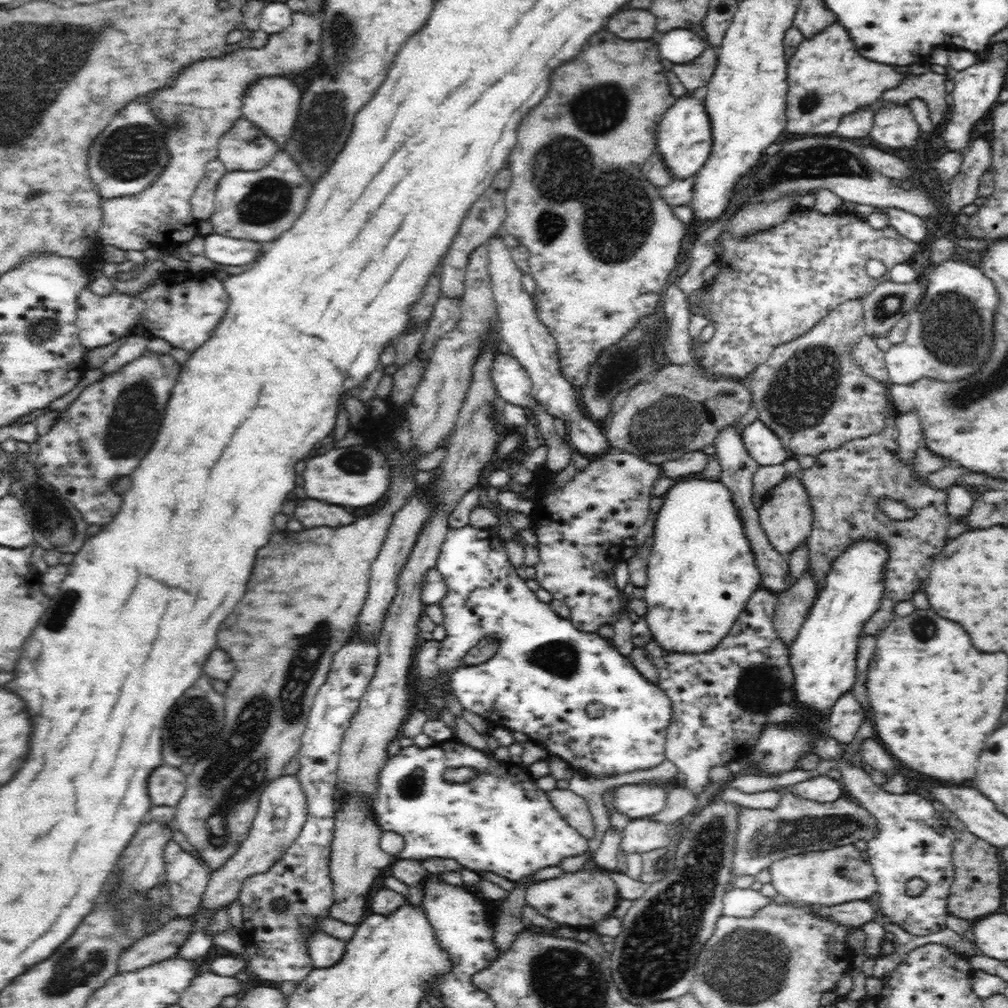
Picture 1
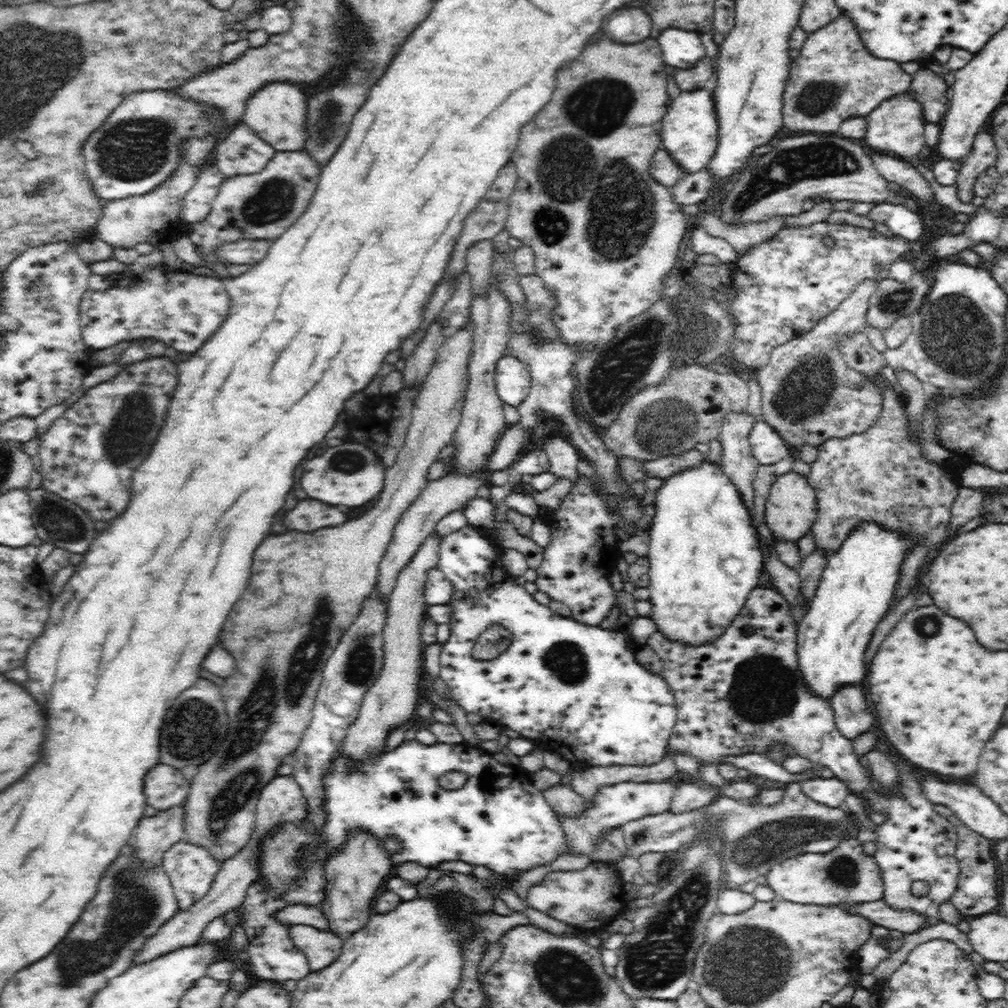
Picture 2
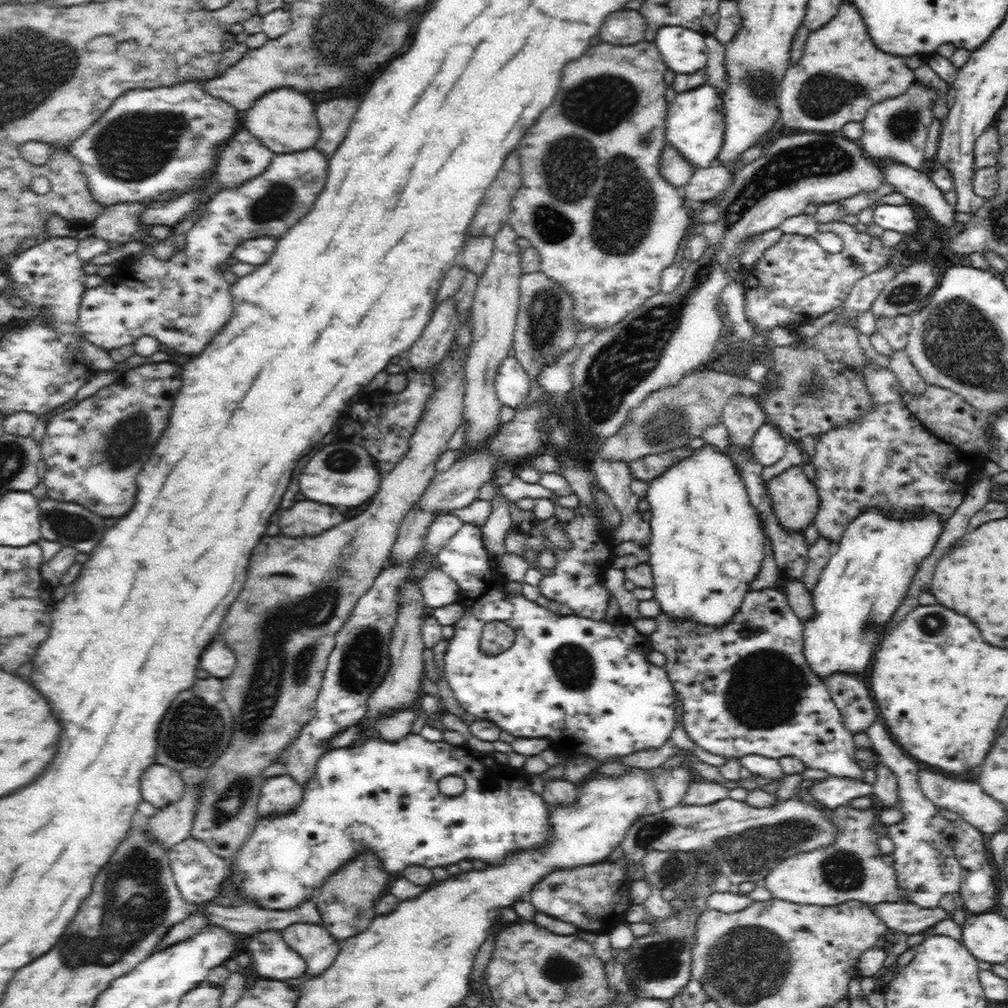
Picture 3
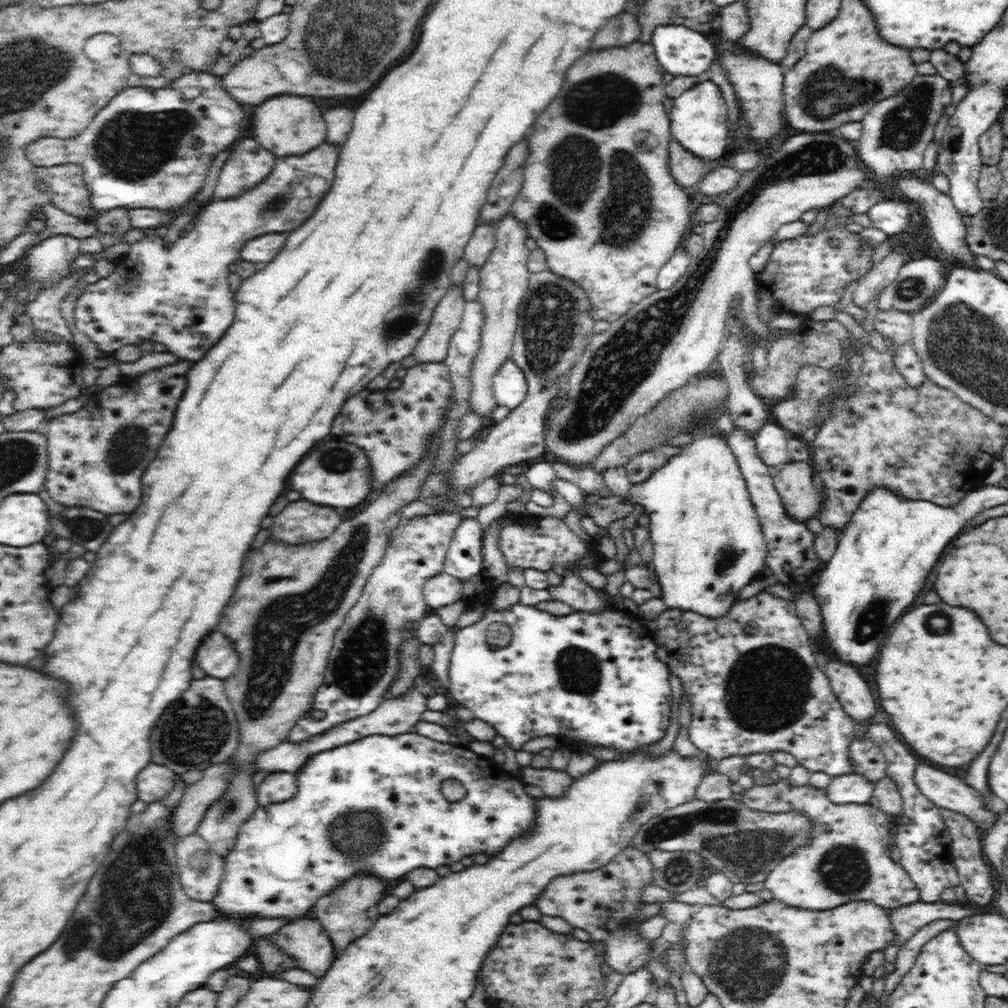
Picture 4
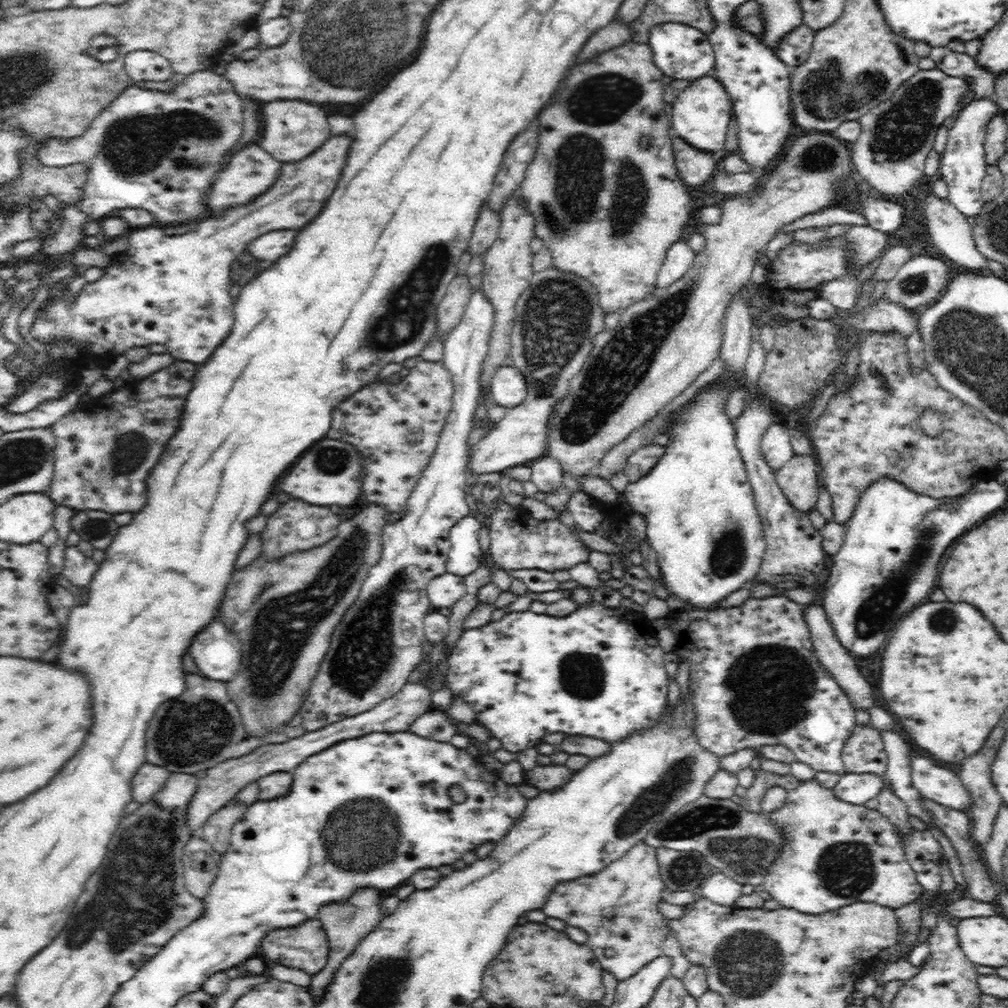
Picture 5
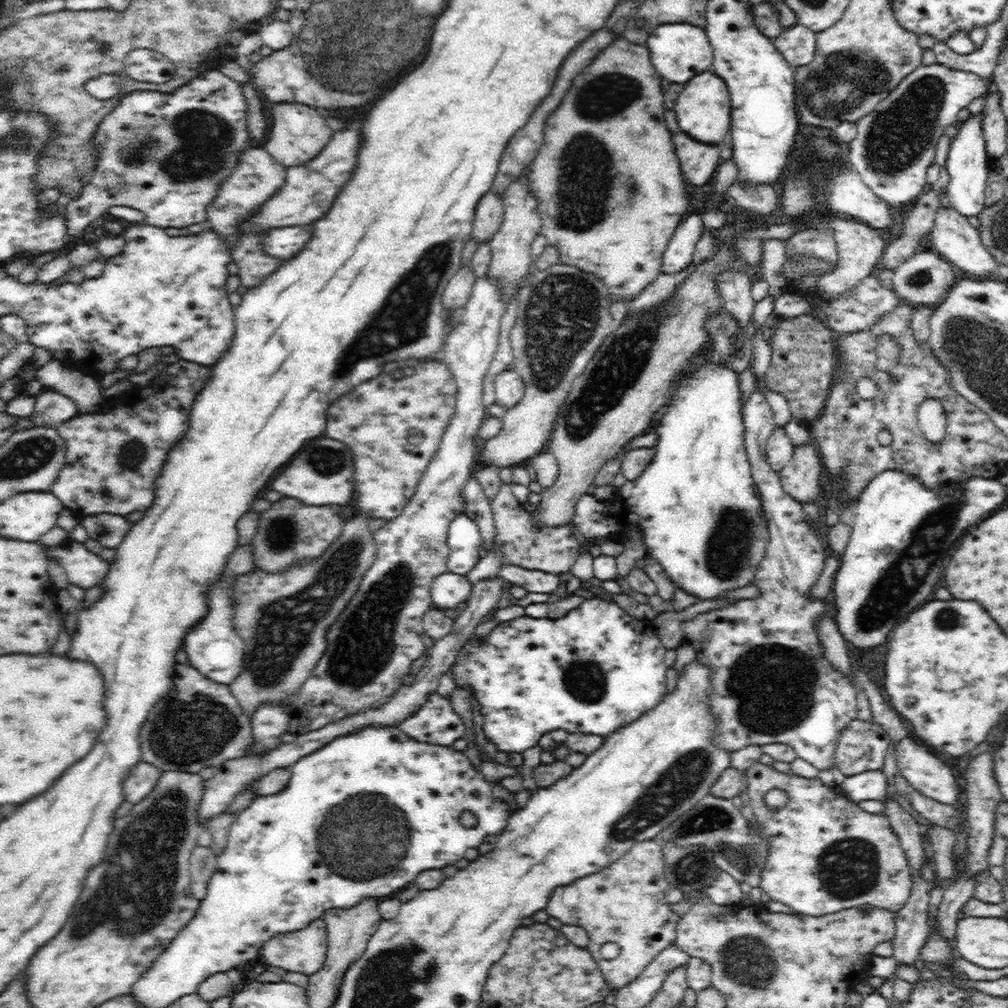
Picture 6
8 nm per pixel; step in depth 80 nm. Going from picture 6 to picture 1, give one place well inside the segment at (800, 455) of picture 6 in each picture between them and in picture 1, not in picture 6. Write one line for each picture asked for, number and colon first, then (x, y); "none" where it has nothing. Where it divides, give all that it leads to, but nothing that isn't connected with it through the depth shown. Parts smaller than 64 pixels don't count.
1: (786, 517)
2: (790, 511)
3: (794, 498)
4: (793, 481)
5: (798, 479)

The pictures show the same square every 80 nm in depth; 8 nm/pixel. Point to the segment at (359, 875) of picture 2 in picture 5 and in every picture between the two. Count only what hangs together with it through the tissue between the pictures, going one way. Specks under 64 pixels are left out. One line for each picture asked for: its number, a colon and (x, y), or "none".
3: (346, 901)
4: (346, 913)
5: (346, 924)

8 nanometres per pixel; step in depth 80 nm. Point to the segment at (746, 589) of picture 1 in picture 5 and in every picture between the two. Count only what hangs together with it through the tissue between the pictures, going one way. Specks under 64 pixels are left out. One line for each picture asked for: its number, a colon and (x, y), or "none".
2: (704, 555)
3: (706, 547)
4: (708, 543)
5: (702, 521)

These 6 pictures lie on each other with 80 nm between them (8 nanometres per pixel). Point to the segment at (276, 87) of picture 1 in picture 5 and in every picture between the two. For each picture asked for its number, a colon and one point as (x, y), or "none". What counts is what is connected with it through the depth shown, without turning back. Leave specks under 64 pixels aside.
2: (276, 112)
3: (282, 119)
4: (289, 125)
5: (291, 130)

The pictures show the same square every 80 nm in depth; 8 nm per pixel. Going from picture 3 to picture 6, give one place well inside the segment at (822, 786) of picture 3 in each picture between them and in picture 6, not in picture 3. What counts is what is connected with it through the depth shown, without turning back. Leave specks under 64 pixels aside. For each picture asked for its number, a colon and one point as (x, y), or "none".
4: (854, 788)
5: (857, 789)
6: (872, 785)

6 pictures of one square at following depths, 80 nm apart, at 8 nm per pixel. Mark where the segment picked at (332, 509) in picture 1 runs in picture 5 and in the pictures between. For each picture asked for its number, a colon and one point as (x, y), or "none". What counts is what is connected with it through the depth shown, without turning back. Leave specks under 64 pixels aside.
2: (309, 515)
3: (306, 518)
4: (300, 522)
5: (294, 526)

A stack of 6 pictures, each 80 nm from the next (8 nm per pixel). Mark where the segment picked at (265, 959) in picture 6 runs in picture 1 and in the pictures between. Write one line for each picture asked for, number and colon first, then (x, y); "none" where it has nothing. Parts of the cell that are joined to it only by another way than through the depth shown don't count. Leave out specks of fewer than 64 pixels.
1: (325, 950)
2: (321, 947)
3: (313, 942)
4: (305, 940)
5: (305, 947)

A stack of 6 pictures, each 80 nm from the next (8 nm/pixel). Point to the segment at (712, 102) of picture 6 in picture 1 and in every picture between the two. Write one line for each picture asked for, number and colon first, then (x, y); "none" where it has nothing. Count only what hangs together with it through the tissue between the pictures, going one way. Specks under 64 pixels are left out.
1: (684, 139)
2: (689, 131)
3: (695, 126)
4: (698, 120)
5: (701, 112)

